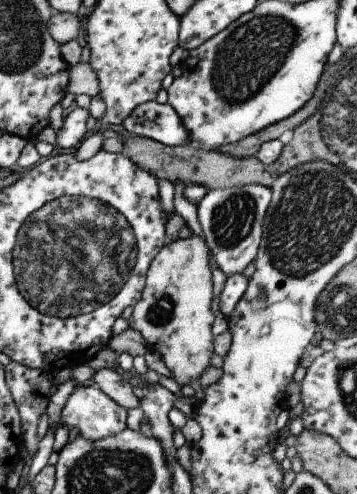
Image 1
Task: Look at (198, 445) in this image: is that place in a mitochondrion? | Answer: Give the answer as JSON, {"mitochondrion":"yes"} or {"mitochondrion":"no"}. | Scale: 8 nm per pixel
{"mitochondrion":"no"}

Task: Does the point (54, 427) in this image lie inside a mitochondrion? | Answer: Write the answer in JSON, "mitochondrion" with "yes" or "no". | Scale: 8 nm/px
{"mitochondrion":"no"}

